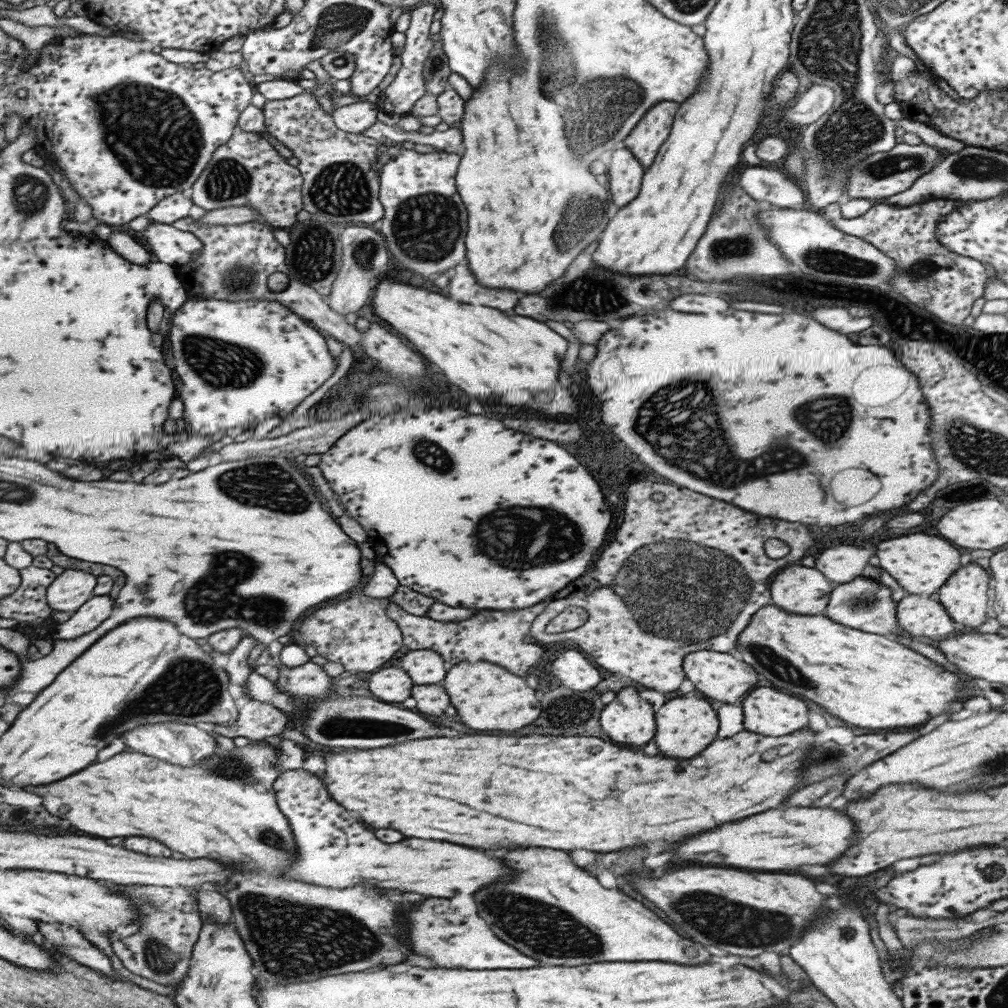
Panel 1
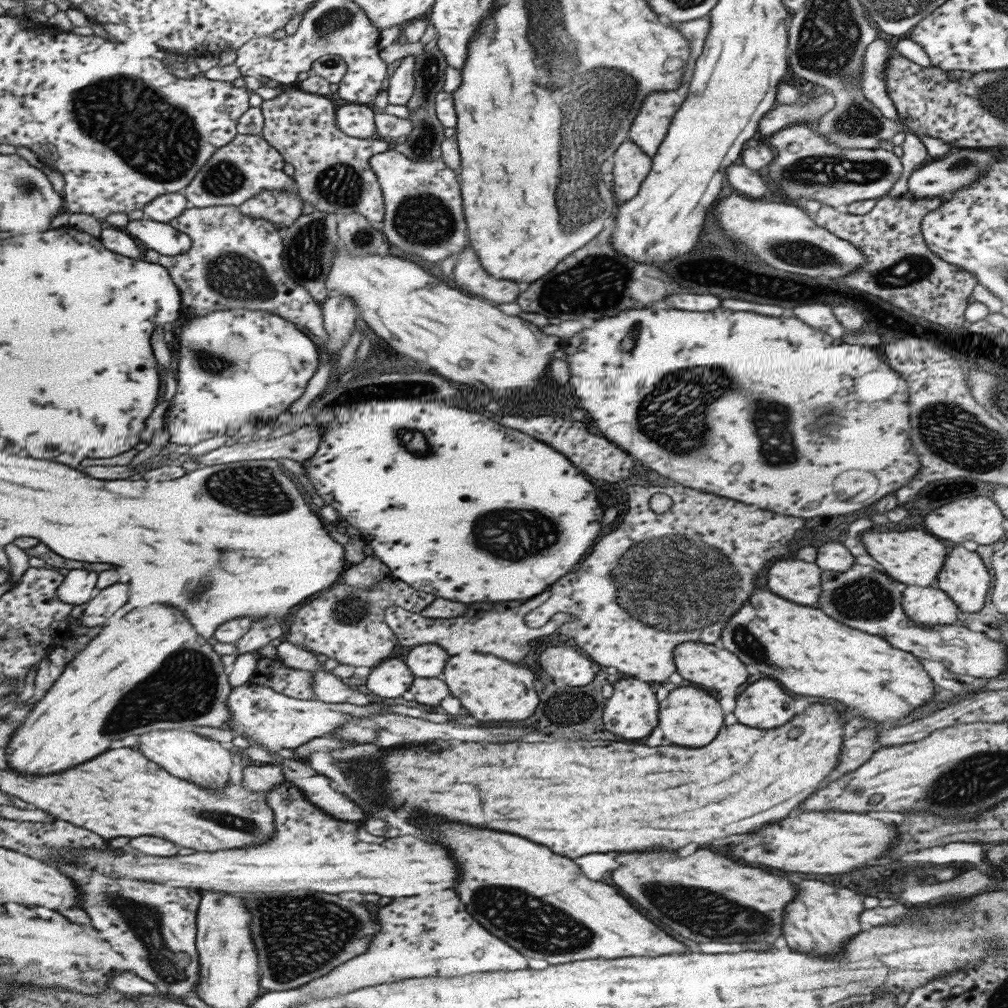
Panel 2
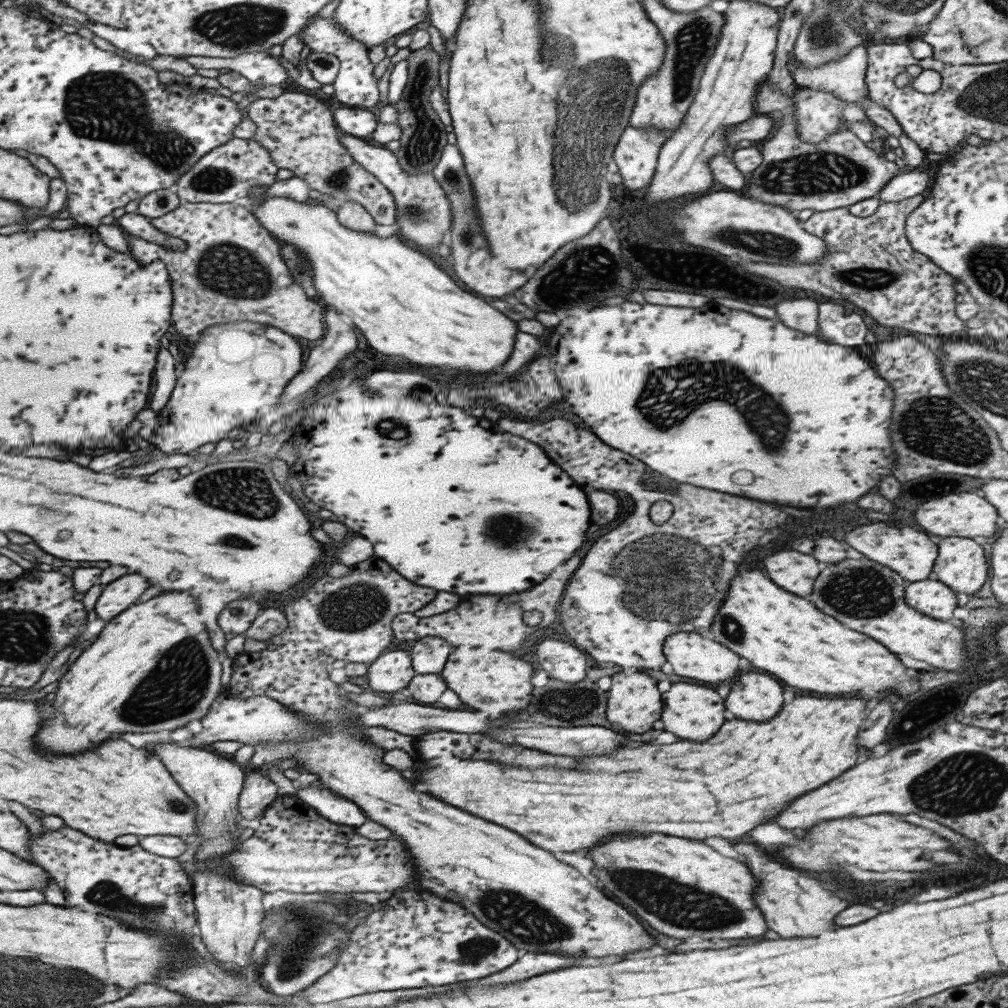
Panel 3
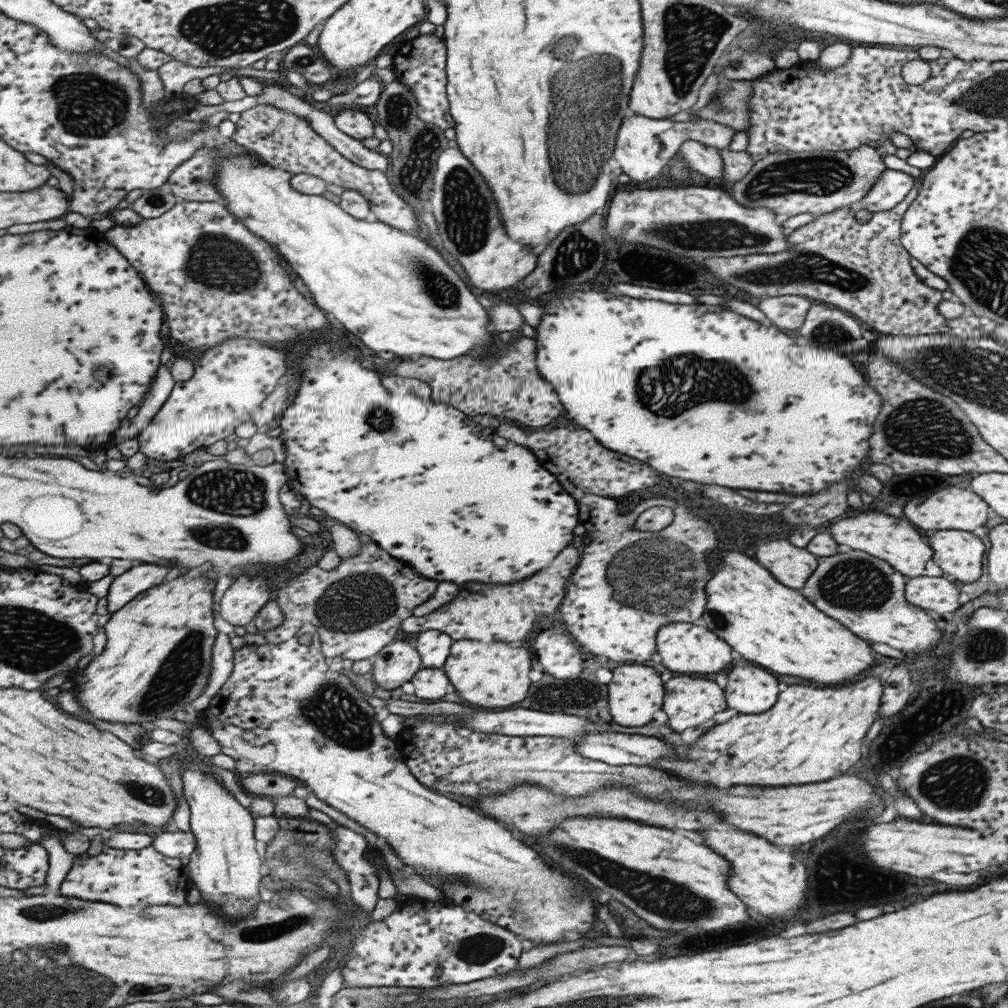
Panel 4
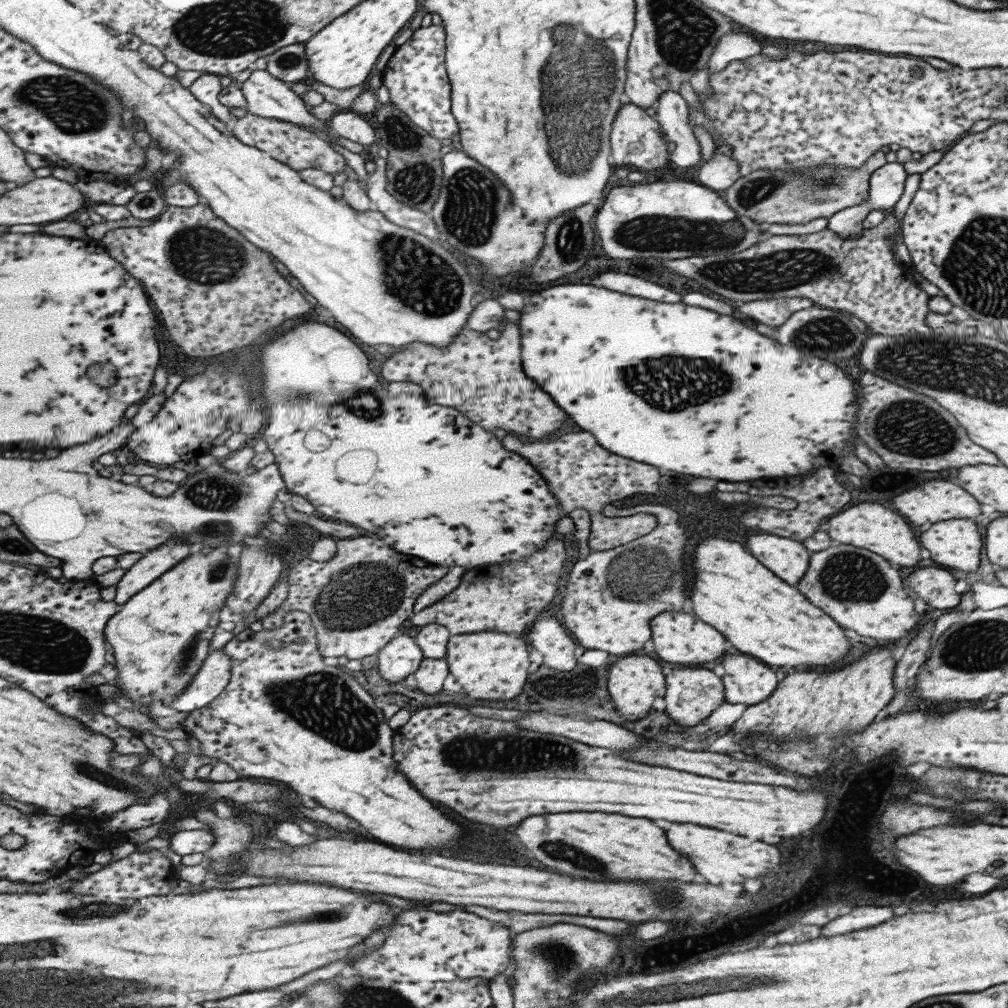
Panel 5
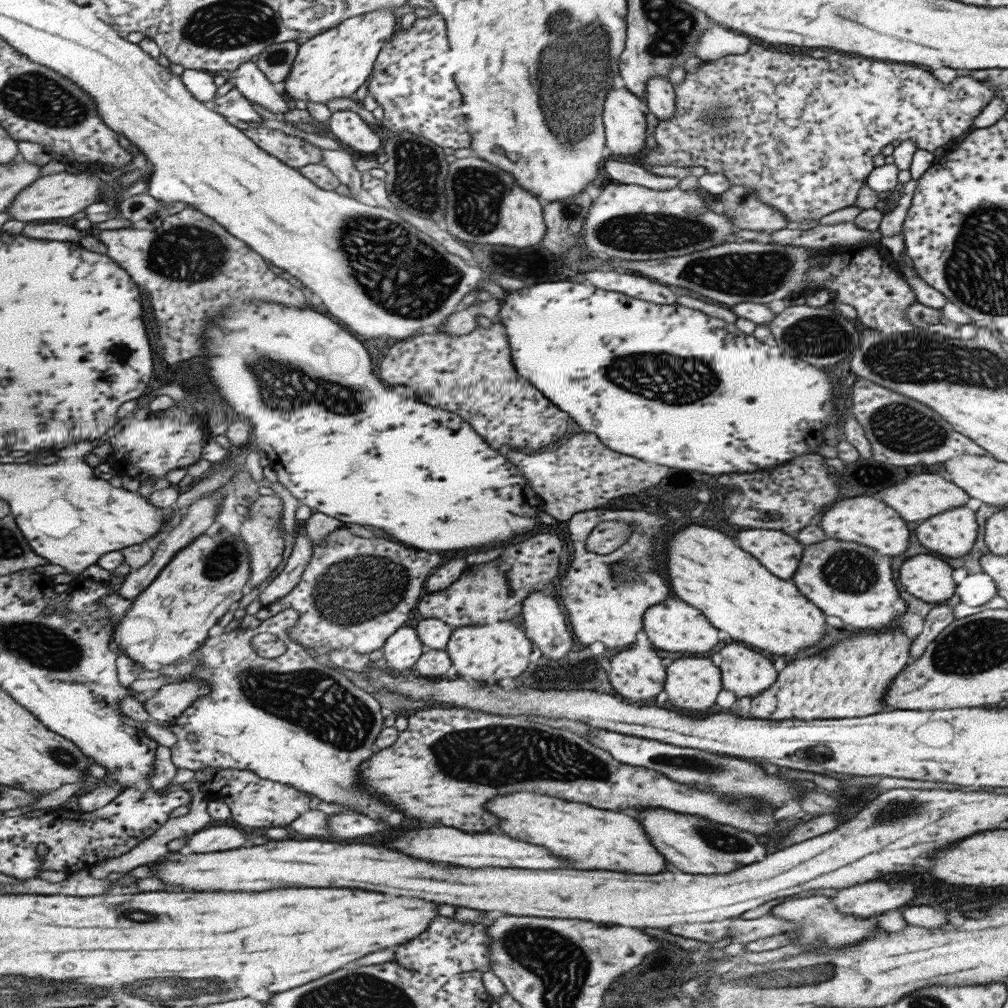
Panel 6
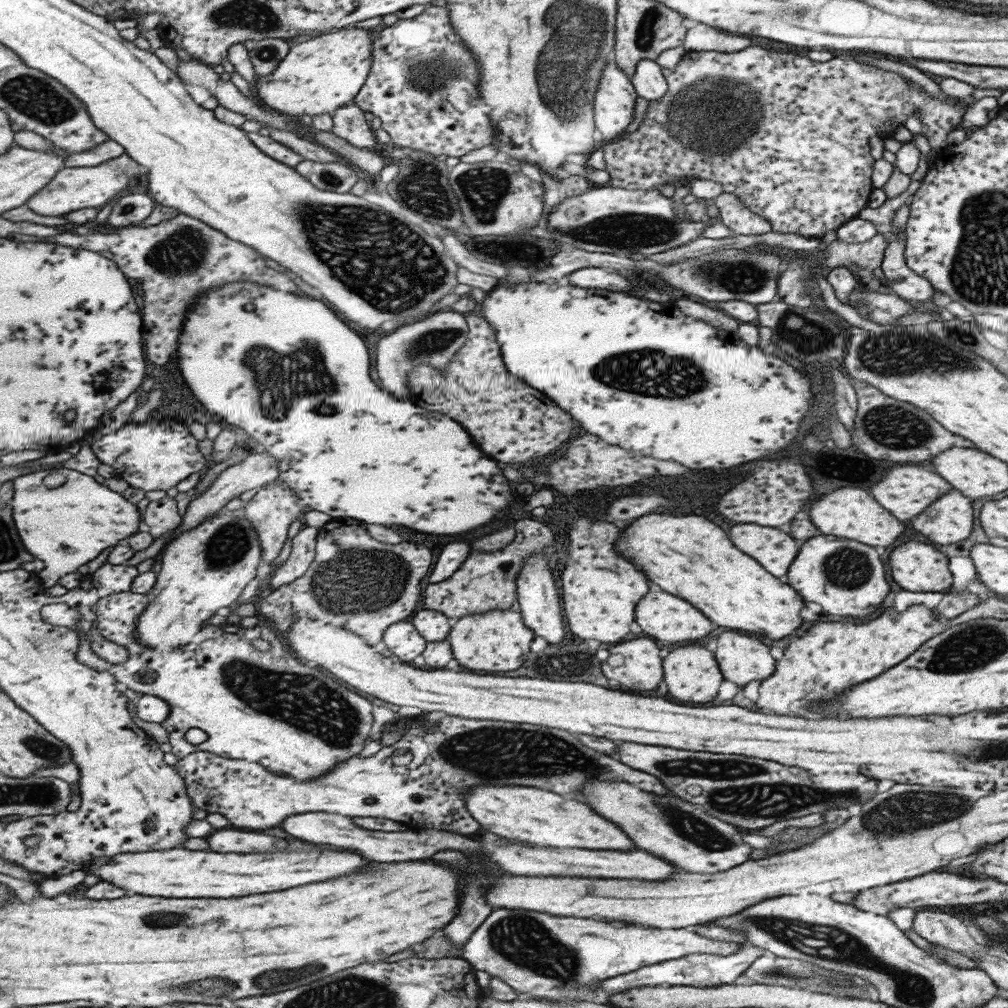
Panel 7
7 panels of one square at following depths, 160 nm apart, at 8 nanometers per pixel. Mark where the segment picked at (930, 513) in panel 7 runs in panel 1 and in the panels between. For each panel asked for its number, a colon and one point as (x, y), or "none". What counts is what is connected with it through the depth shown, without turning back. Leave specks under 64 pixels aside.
1: (963, 595)
2: (964, 578)
3: (959, 563)
4: (957, 554)
5: (954, 543)
6: (951, 533)

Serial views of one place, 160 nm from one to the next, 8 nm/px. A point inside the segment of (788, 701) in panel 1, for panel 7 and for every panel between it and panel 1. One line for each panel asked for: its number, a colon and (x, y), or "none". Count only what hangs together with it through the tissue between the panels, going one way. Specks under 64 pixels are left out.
2: (763, 704)
3: (754, 697)
4: (750, 690)
5: (746, 681)
6: (745, 672)
7: (741, 657)

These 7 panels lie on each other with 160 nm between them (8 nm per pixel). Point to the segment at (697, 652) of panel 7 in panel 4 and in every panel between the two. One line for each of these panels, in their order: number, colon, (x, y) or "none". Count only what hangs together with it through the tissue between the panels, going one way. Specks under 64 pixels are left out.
4: (688, 702)
5: (692, 692)
6: (692, 683)

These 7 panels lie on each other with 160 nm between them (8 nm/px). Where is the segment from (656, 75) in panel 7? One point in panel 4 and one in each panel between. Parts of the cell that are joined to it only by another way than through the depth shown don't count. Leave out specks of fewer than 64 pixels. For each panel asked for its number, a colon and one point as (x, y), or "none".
4: (704, 159)
5: (671, 111)
6: (659, 96)

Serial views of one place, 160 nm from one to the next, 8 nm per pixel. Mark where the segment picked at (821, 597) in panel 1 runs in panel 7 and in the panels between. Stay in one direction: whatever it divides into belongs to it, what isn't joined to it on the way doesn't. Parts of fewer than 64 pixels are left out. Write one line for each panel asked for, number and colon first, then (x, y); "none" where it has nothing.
2: (795, 581)
3: (794, 572)
4: (791, 566)
5: (788, 559)
6: (779, 553)
7: (774, 550)

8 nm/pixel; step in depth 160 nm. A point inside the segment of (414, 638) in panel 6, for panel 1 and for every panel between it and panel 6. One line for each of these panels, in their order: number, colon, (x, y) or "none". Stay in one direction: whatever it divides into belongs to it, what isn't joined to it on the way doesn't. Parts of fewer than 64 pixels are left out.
1: (390, 684)
2: (390, 678)
3: (391, 670)
4: (397, 662)
5: (399, 657)

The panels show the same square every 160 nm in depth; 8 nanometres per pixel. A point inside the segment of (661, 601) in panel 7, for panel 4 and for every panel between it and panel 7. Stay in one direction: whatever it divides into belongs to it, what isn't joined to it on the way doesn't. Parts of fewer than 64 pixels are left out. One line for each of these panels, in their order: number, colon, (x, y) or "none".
4: (683, 647)
5: (677, 638)
6: (672, 626)

